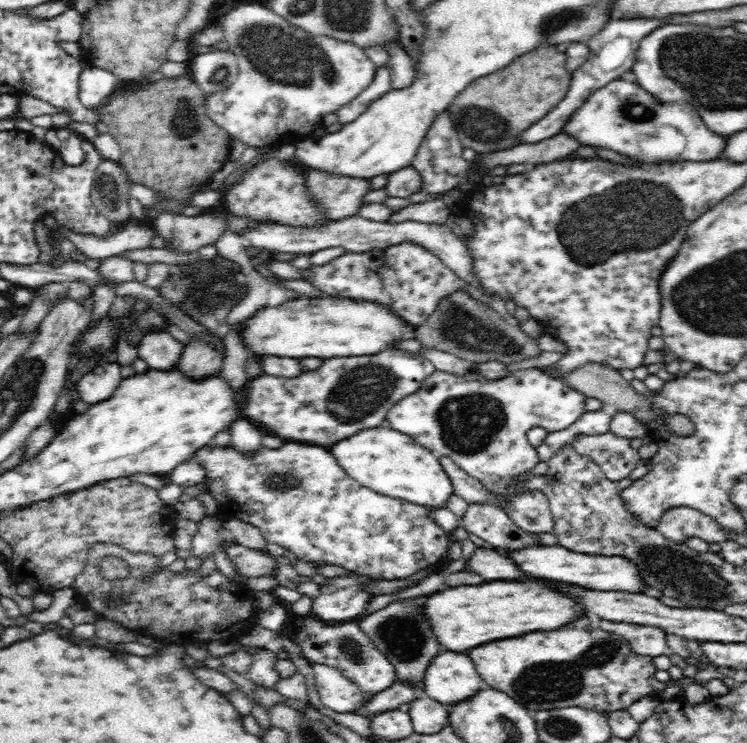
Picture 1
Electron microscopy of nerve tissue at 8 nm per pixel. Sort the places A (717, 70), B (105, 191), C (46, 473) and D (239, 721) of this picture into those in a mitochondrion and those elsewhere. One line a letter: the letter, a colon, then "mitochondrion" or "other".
A: mitochondrion
B: mitochondrion
C: other
D: other

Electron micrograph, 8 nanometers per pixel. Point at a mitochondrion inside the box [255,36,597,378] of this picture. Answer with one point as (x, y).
(460, 325)

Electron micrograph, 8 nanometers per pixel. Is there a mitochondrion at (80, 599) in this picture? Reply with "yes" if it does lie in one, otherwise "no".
no

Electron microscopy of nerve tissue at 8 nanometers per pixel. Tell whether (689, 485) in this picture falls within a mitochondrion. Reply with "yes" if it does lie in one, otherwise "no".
no

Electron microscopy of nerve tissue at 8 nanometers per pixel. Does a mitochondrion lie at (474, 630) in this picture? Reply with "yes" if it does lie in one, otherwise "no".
no

